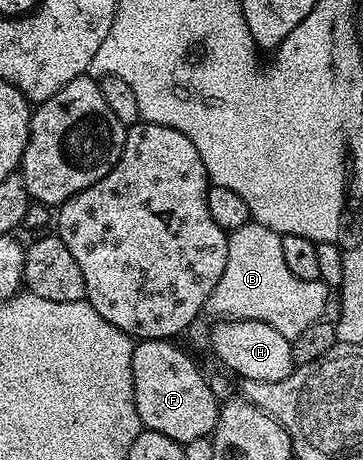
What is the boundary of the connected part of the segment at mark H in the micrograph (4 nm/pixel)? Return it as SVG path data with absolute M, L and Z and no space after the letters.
M221 319L216 322L217 325L213 329L213 337L211 333L211 345L213 341L213 349L217 352L217 357L230 369L233 373L238 373L238 378L246 381L262 381L263 383L279 383L279 379L287 379L287 375L291 375L294 371L293 363L293 343L290 338L279 335L279 331L275 331L275 327L271 327L267 323L259 323L258 321L230 321Z

